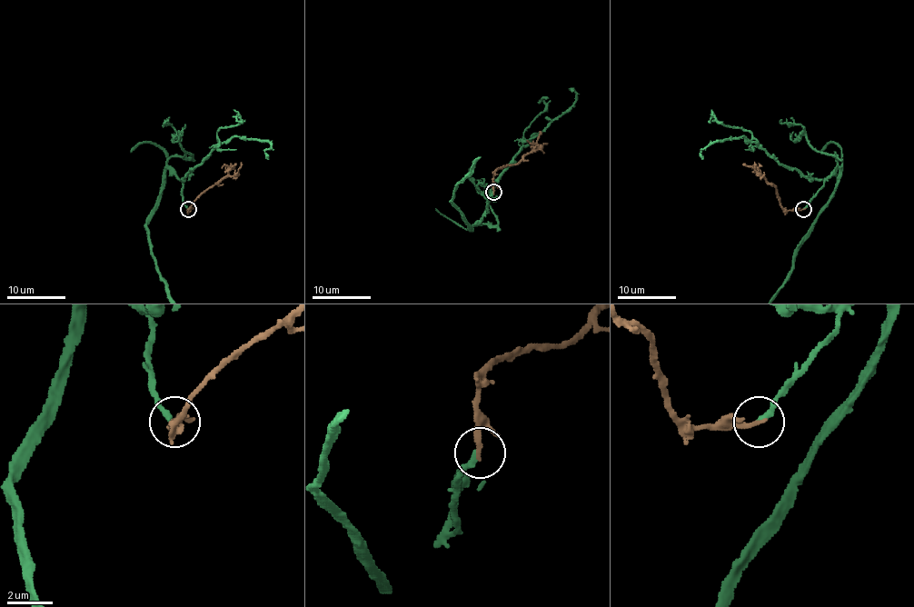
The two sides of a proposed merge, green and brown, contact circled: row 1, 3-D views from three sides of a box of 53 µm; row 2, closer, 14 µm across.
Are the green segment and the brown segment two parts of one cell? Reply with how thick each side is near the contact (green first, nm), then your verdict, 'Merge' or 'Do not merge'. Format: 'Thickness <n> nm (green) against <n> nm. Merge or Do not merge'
Thickness 240 nm (green) against 240 nm. Merge

